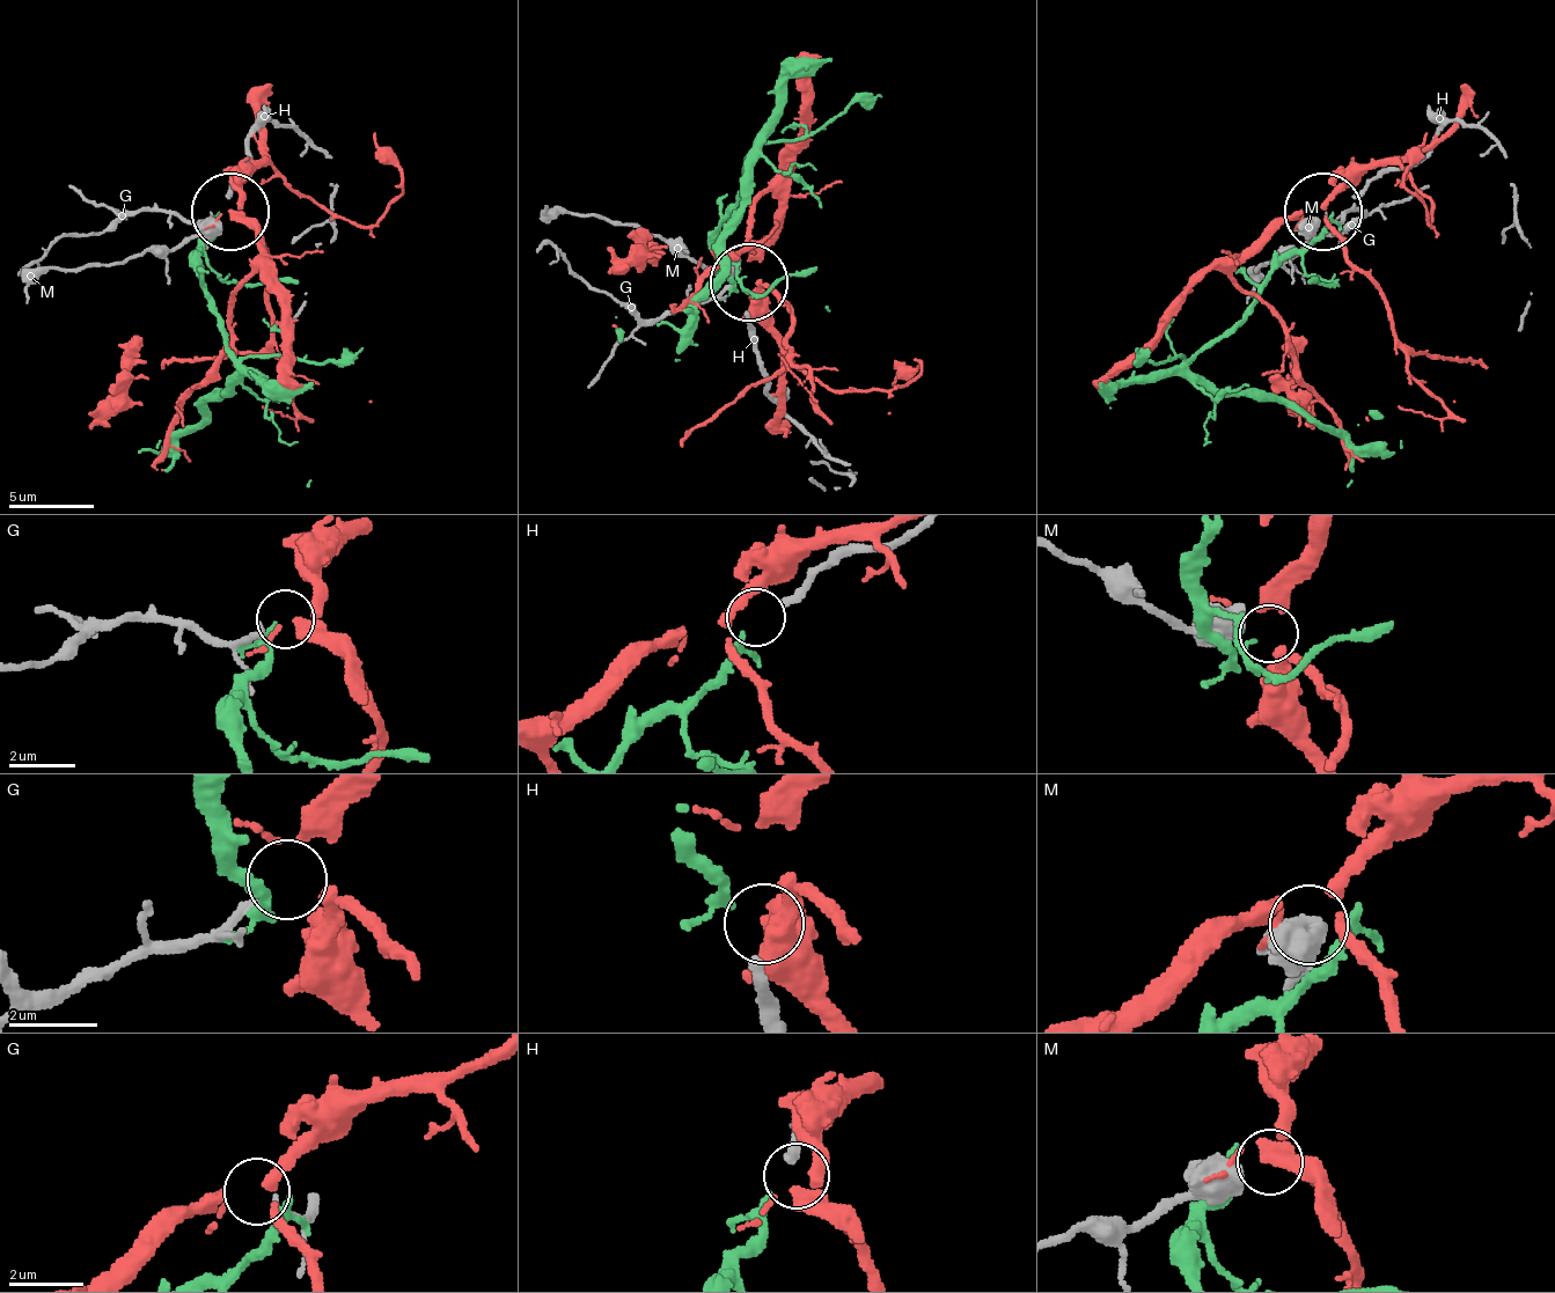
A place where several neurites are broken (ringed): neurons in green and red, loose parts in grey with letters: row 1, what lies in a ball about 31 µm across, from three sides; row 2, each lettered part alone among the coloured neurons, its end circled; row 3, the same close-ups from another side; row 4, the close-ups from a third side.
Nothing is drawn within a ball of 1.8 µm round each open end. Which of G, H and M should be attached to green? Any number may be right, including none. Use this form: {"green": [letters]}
{"green": ["H"]}

